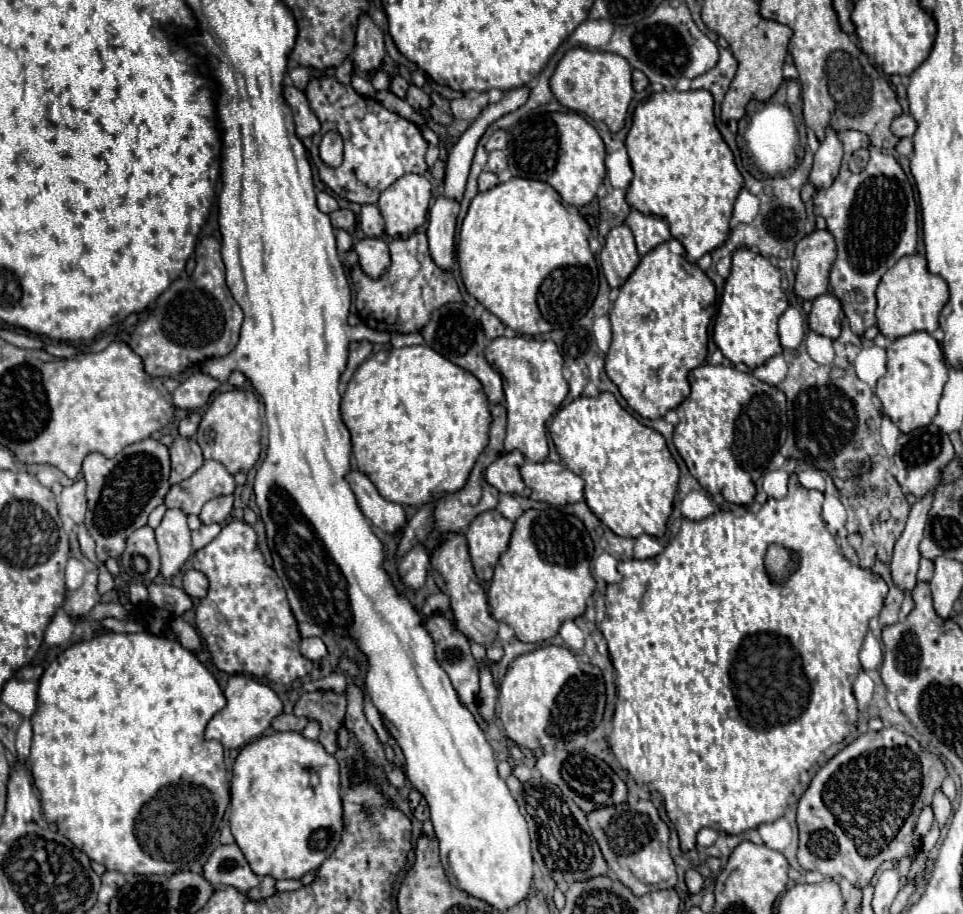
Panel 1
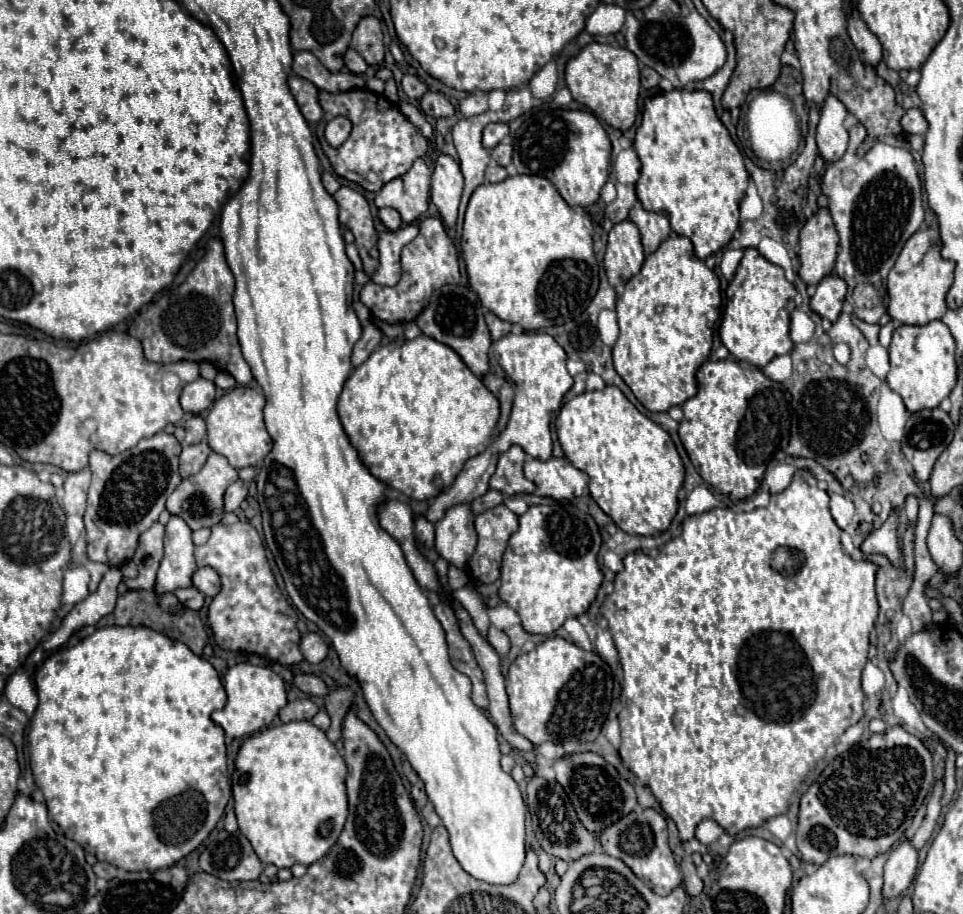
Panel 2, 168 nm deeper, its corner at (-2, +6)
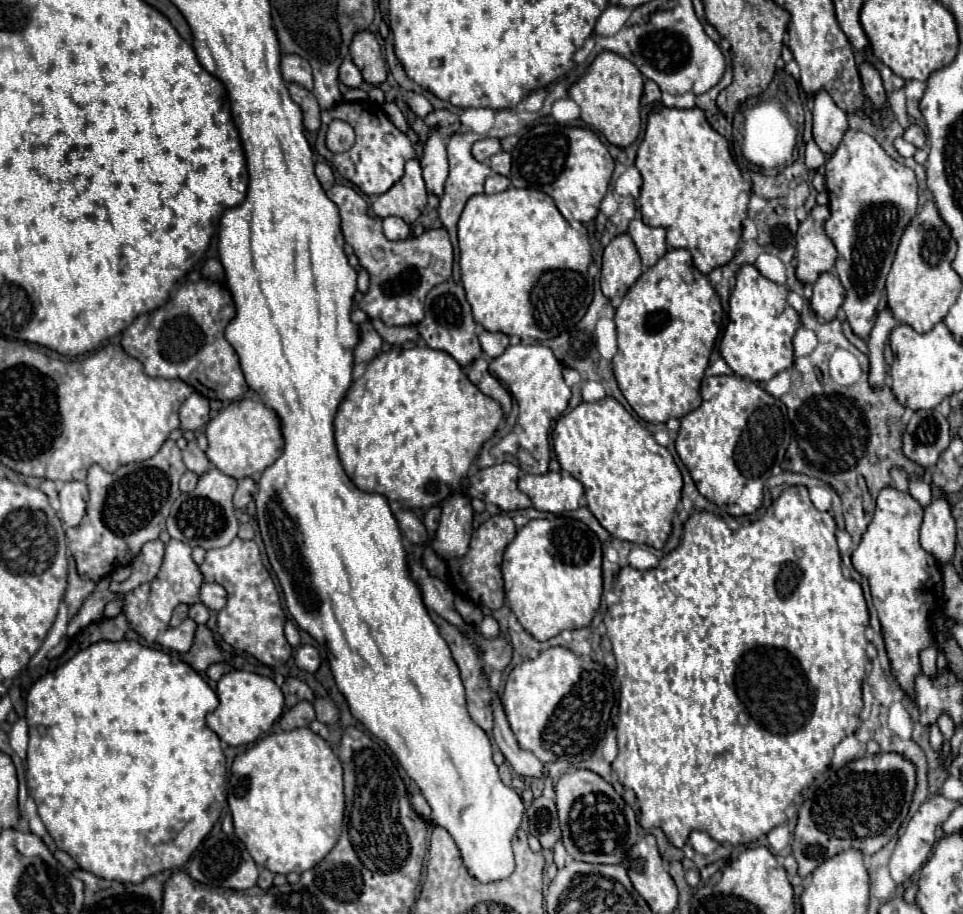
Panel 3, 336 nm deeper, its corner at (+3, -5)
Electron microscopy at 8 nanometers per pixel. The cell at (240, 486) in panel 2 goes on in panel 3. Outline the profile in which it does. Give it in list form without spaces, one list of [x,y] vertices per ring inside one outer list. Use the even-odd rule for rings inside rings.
[[[250,477],[242,479],[242,481],[238,483],[236,493],[234,493],[234,507],[236,507],[236,509],[246,509],[246,505],[248,505],[250,499],[252,499],[252,493],[254,493],[254,481],[252,481]]]

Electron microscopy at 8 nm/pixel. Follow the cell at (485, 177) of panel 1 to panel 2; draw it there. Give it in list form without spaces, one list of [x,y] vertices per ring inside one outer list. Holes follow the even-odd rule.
[[[491,160],[491,164],[485,170],[485,178],[487,178],[487,182],[501,182],[501,180],[507,178],[507,172],[505,172],[503,166],[499,166],[497,162]]]

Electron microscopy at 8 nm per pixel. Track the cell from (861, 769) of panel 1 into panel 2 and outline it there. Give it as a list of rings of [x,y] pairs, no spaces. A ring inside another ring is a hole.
[[[889,726],[883,734],[871,734],[871,738],[859,742],[851,750],[839,754],[825,770],[819,780],[809,786],[801,796],[799,826],[797,826],[797,848],[805,862],[825,864],[831,856],[859,856],[873,860],[875,854],[885,854],[895,842],[905,836],[911,820],[925,796],[933,788],[933,754],[925,744],[909,734],[903,726]]]

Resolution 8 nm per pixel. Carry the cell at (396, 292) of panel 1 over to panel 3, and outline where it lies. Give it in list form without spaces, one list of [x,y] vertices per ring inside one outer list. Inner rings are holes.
[[[334,185],[326,191],[326,195],[338,205],[344,241],[352,245],[356,257],[360,259],[360,265],[370,273],[370,283],[384,285],[390,281],[390,289],[376,289],[376,287],[368,289],[358,307],[368,315],[376,315],[372,319],[380,319],[388,327],[404,327],[420,323],[424,319],[426,293],[434,285],[450,279],[452,275],[452,243],[448,239],[448,231],[430,229],[424,231],[420,237],[390,241],[384,237],[380,221],[368,215],[368,203],[352,187]]]

